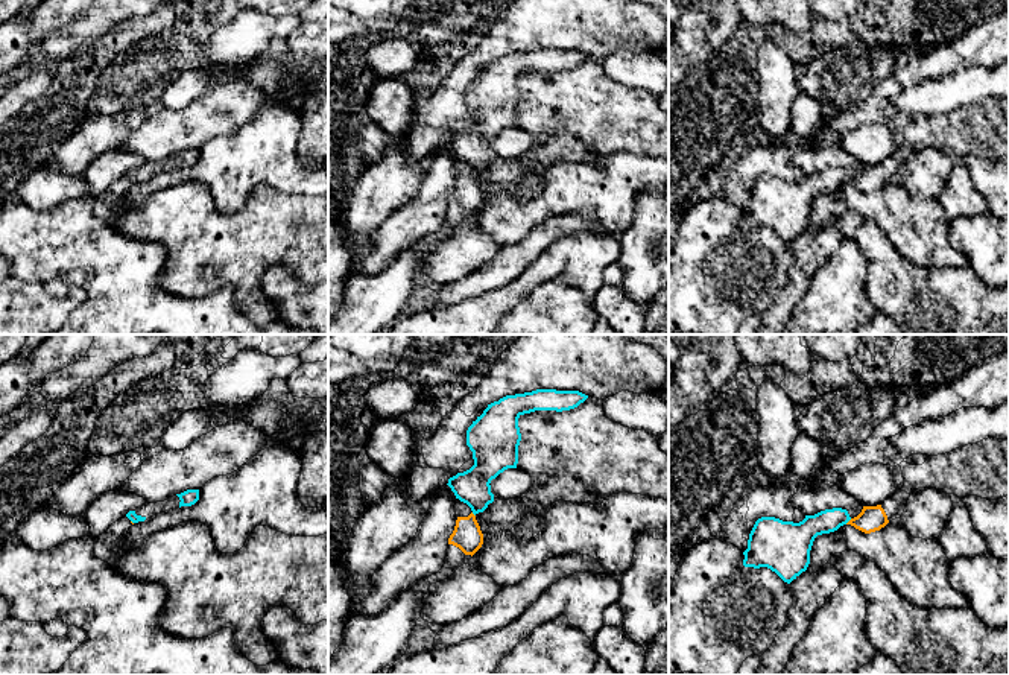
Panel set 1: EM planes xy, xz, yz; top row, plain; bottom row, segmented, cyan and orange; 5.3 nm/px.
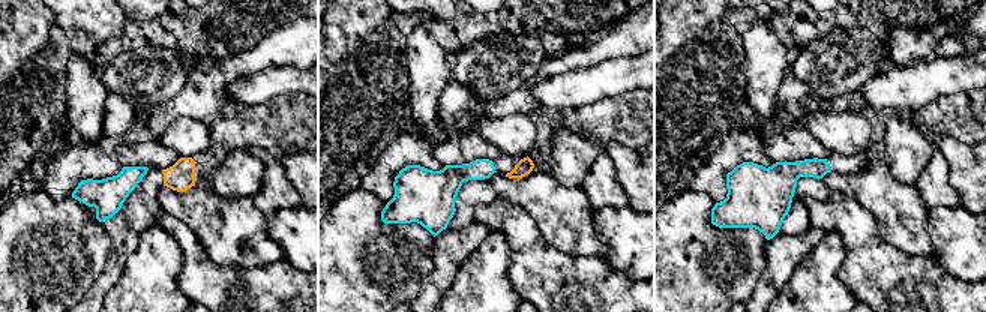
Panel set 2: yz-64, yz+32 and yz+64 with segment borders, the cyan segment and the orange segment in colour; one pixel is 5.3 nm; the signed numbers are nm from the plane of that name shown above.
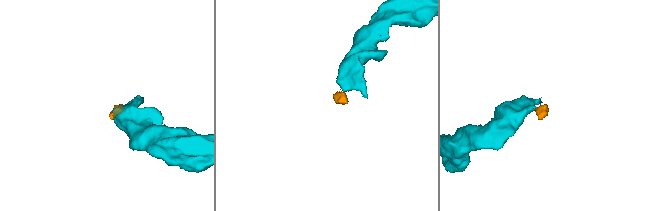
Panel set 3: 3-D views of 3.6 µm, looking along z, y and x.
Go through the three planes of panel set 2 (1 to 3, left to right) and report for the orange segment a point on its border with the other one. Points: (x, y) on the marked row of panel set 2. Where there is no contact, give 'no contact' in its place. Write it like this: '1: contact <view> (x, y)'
1: no contact
2: no contact
3: no contact

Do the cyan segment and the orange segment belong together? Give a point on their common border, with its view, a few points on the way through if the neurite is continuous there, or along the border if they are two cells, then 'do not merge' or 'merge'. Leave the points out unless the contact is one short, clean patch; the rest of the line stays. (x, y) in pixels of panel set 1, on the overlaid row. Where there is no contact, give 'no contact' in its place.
yz (848, 520) | along yz (851, 519), (845, 523) | do not merge

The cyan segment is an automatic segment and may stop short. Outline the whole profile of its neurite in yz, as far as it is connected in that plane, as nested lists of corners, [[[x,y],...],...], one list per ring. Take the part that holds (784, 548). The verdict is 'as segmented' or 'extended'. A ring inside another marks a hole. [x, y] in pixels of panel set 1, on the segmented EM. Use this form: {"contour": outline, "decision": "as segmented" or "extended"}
{"contour": [[[862,505],[849,511],[842,508],[825,509],[814,515],[805,515],[799,523],[761,517],[749,534],[748,549],[743,552],[743,566],[767,567],[790,584],[807,570],[814,538],[837,531],[857,517],[862,509]]], "decision": "extended"}

